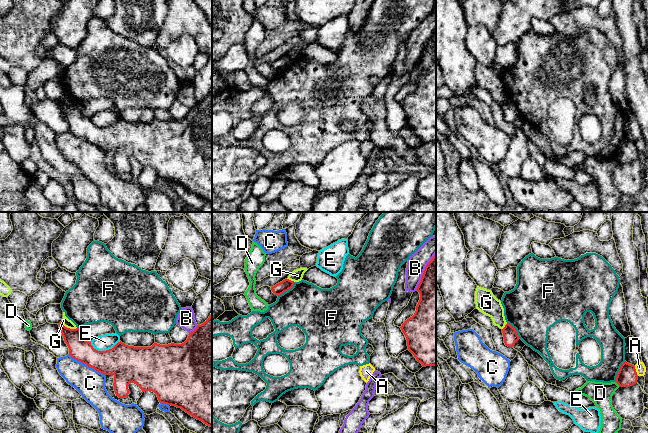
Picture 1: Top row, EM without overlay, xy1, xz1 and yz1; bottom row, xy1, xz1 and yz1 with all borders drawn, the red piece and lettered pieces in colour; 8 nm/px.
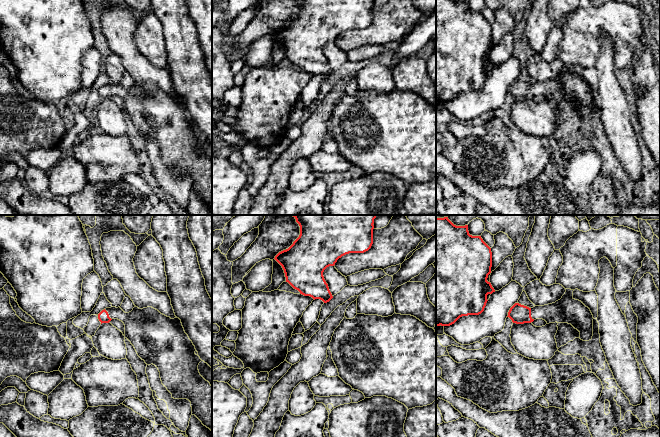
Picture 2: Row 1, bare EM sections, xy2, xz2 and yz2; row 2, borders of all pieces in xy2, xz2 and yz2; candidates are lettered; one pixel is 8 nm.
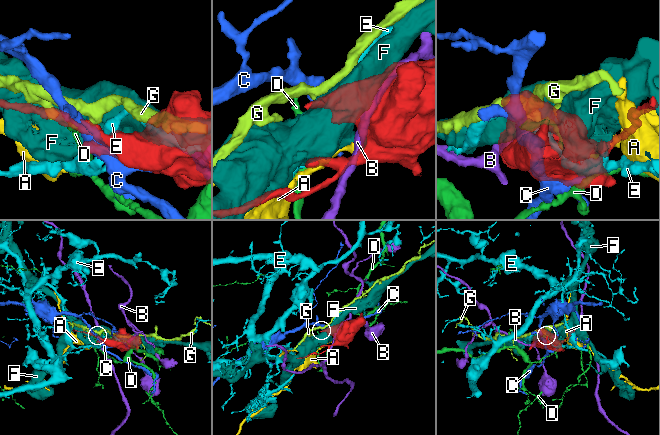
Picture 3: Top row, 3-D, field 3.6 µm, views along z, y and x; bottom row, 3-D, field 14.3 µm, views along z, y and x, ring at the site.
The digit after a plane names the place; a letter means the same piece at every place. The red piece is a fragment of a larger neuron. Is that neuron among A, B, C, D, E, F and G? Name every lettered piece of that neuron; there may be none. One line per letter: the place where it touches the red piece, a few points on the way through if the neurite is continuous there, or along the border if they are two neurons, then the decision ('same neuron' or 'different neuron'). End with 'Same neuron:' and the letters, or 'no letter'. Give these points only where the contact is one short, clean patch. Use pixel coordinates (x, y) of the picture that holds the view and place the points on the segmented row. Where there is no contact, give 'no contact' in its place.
A: meets red in yz1 at (635, 371); different neuron
B: meets red in xy1 at (194, 330); different neuron
C: meets red in xy1 at (87, 365); different neuron
D: meets red in yz1 at (617, 383); border along yz1 (615, 382), (619, 386); different neuron
E: meets red in xy1 at (106, 350); different neuron
F: meets red in yz1 at (619, 371); different neuron
G: meets red in xy1 at (68, 328); border along xy1 (61, 321), (67, 327), (76, 328); different neuron
Same neuron: no letter

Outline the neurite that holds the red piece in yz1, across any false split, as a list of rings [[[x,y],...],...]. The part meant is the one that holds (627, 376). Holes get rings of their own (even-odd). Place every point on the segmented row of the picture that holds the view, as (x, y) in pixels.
[[[625,361],[617,373],[616,383],[619,387],[630,387],[636,384],[637,380],[638,375],[635,366]]]

